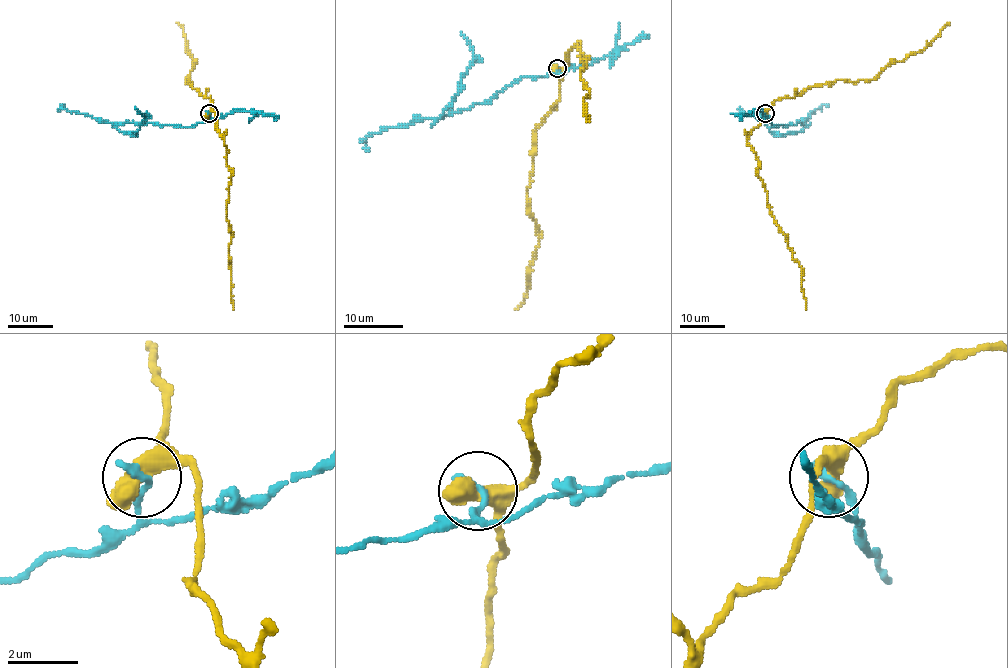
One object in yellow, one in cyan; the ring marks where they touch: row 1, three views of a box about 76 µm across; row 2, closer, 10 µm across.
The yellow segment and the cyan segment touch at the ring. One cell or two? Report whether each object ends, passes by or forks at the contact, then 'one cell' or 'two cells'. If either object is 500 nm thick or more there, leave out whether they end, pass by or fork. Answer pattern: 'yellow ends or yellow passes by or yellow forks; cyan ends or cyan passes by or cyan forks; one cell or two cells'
two cells

